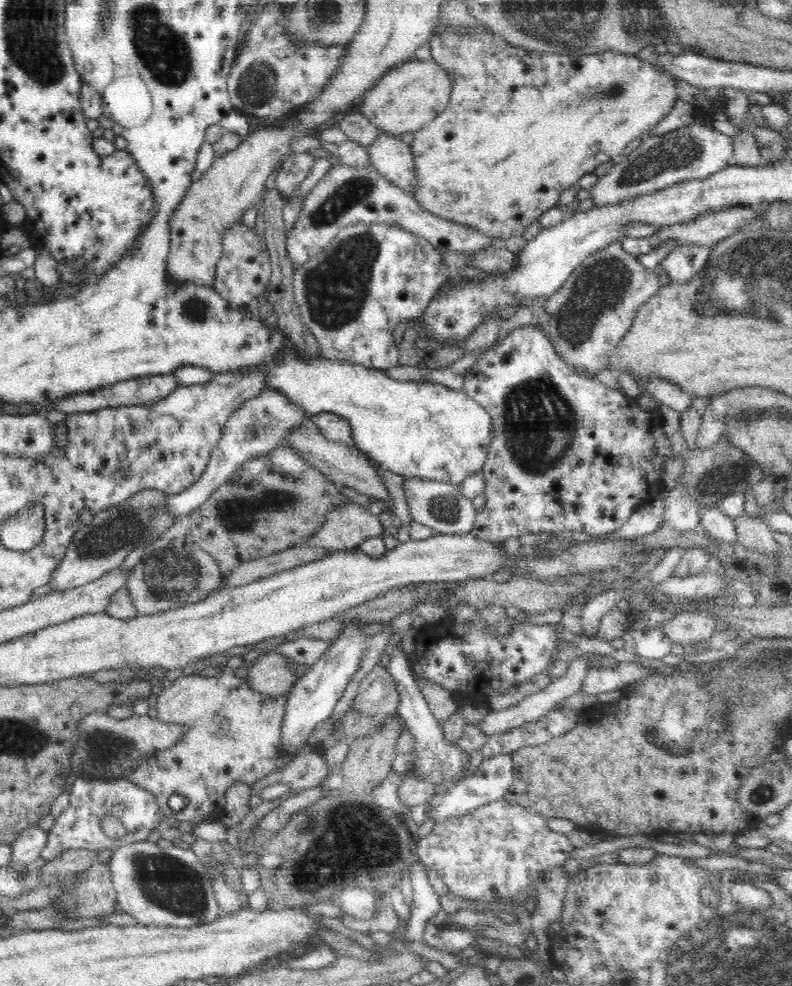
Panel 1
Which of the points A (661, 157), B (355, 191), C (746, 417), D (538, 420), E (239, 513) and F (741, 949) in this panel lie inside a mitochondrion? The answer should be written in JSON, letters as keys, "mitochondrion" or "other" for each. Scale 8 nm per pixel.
{"A":"mitochondrion","B":"mitochondrion","C":"other","D":"mitochondrion","E":"mitochondrion","F":"mitochondrion"}

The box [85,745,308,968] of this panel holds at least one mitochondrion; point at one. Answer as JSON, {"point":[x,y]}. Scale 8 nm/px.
{"point":[167,882]}

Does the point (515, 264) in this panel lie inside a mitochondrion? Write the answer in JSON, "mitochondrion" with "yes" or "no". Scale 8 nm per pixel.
{"mitochondrion":"no"}

